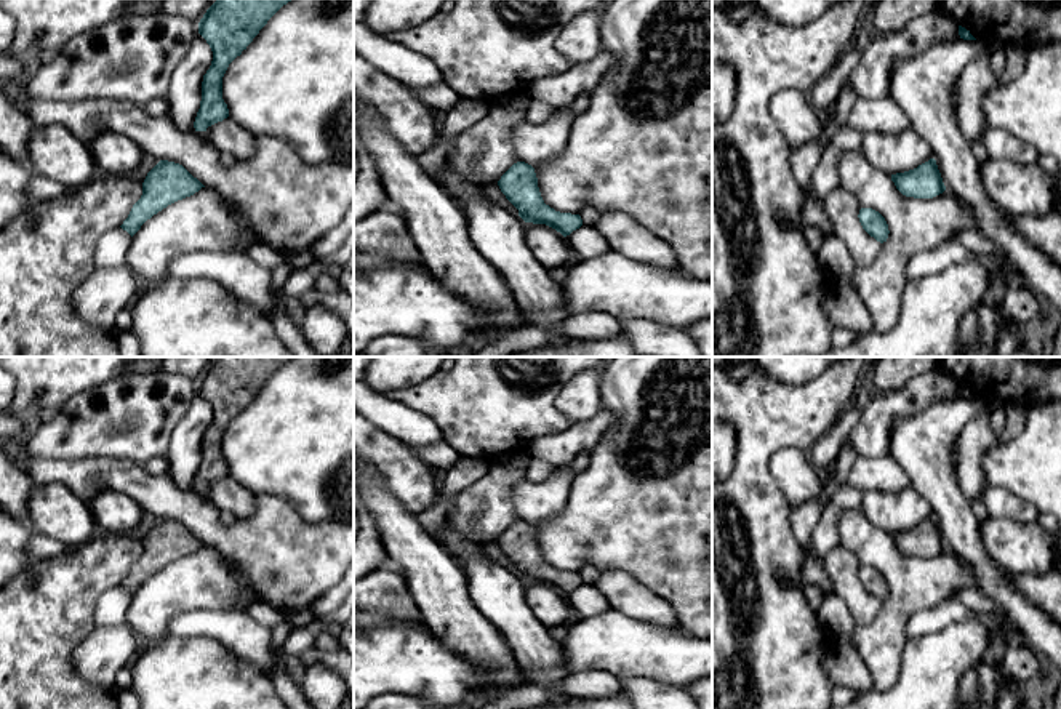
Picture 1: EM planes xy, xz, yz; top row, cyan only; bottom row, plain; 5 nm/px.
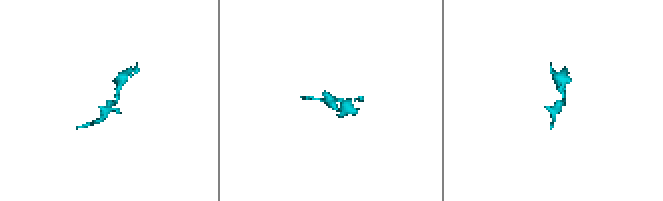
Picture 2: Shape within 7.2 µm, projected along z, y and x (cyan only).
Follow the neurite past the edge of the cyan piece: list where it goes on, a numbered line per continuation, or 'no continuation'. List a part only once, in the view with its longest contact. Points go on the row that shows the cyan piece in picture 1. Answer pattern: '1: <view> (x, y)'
no continuation

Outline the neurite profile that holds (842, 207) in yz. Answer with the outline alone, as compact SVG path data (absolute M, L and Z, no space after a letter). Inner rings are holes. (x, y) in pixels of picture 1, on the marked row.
M837 186L823 198L834 234L843 240L856 266L875 261L882 243L871 237L859 222L859 203L853 194Z

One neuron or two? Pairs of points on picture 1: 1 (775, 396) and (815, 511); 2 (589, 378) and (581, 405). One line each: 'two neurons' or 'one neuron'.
1: two neurons
2: one neuron

